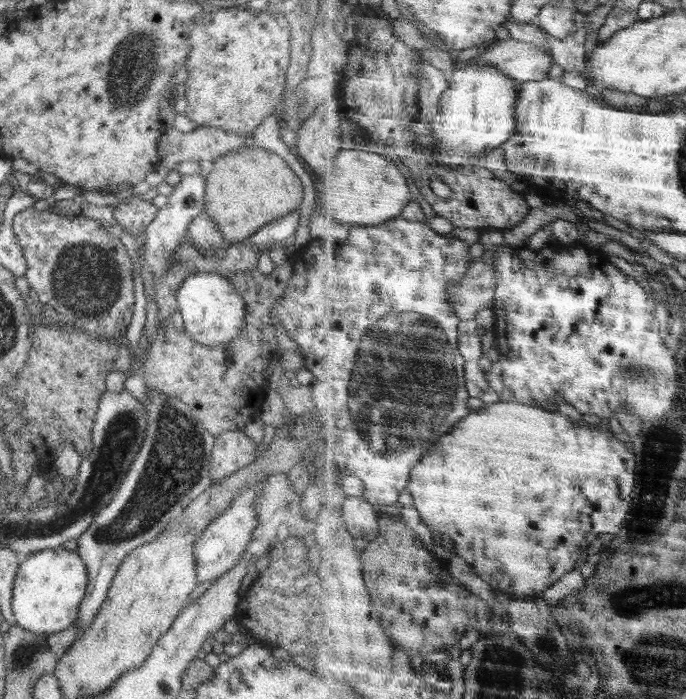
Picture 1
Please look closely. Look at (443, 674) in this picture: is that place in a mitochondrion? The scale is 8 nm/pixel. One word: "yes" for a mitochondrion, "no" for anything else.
no

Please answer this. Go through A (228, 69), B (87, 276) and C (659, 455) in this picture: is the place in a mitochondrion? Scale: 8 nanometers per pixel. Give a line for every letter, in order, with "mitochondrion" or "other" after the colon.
A: other
B: mitochondrion
C: mitochondrion

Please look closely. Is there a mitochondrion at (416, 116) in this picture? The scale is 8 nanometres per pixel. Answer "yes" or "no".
no

